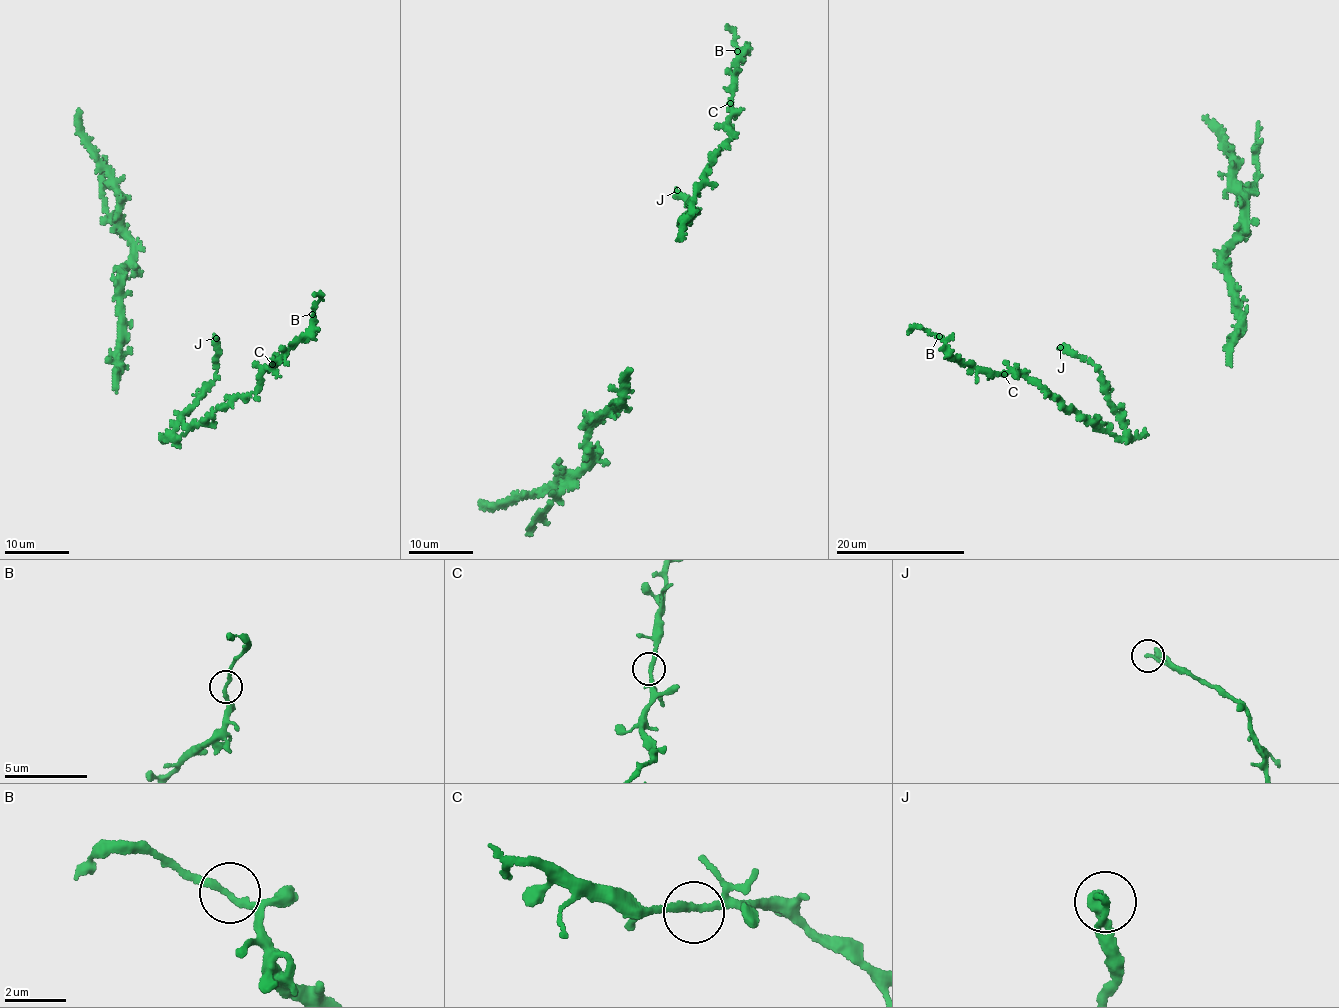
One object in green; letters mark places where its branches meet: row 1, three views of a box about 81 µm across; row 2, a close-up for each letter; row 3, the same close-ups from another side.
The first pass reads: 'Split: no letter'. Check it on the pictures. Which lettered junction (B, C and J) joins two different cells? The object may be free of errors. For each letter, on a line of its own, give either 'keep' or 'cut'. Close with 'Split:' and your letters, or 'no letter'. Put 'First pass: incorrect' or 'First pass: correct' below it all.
B: keep
C: keep
J: keep
Split: no letter
First pass: correct

